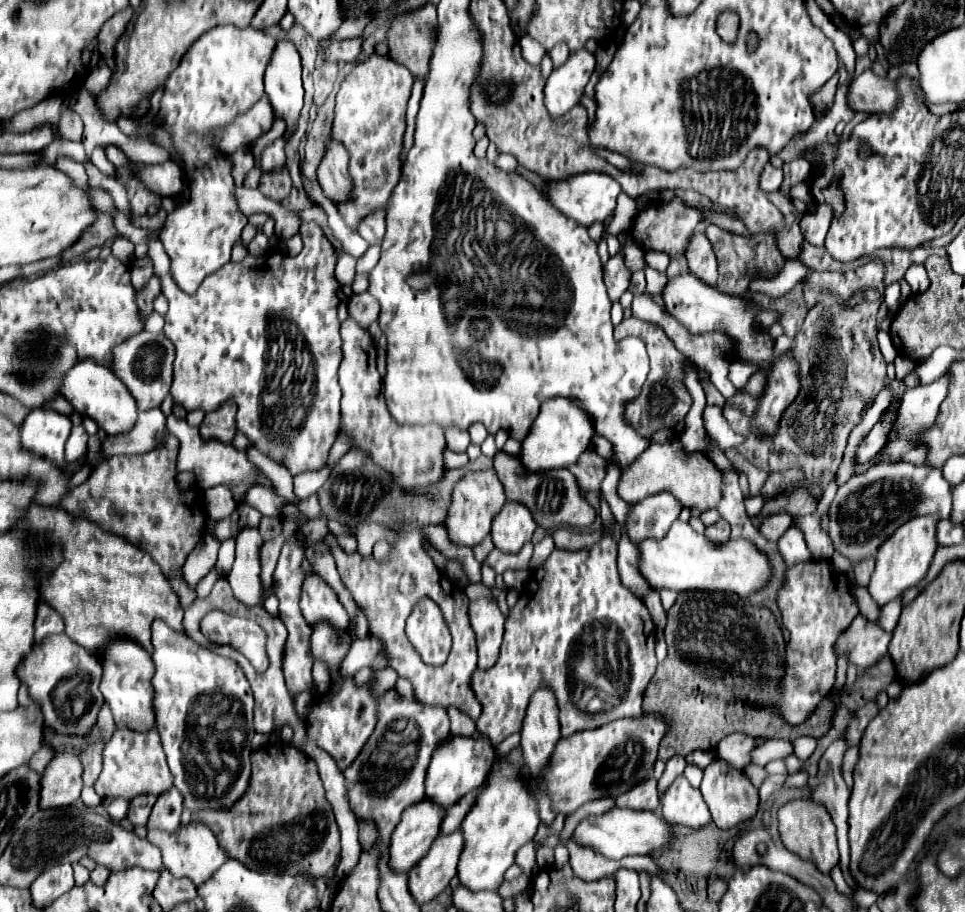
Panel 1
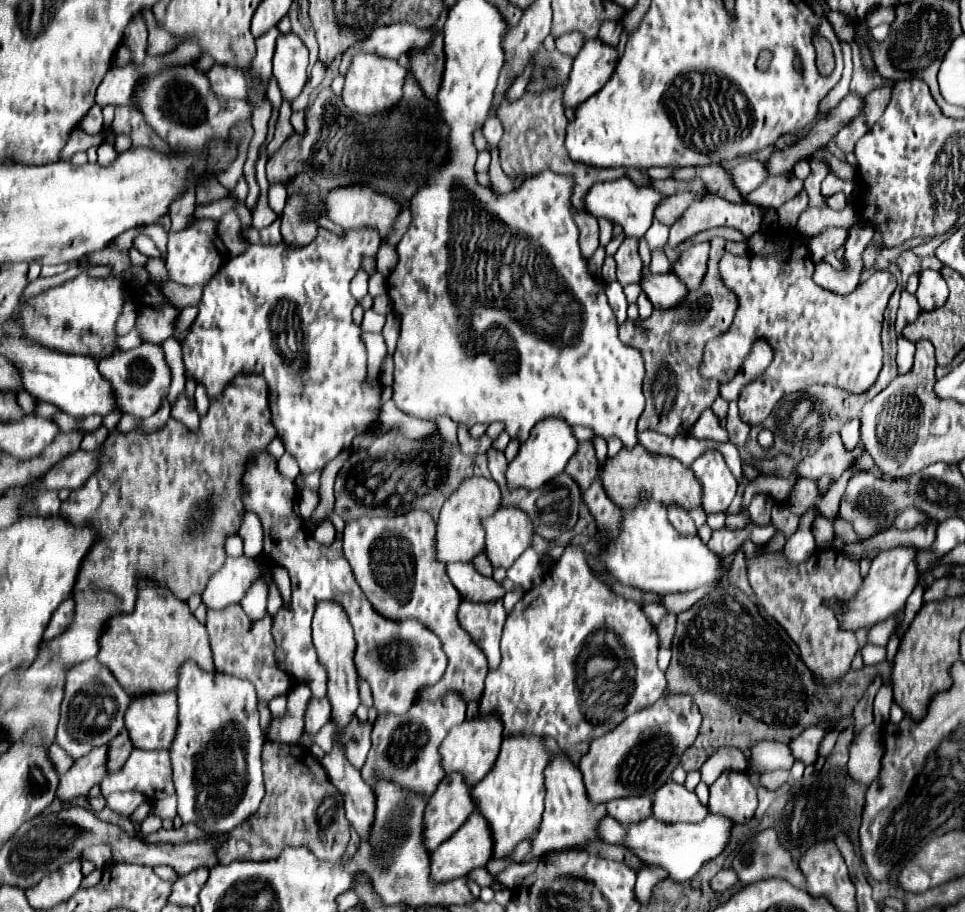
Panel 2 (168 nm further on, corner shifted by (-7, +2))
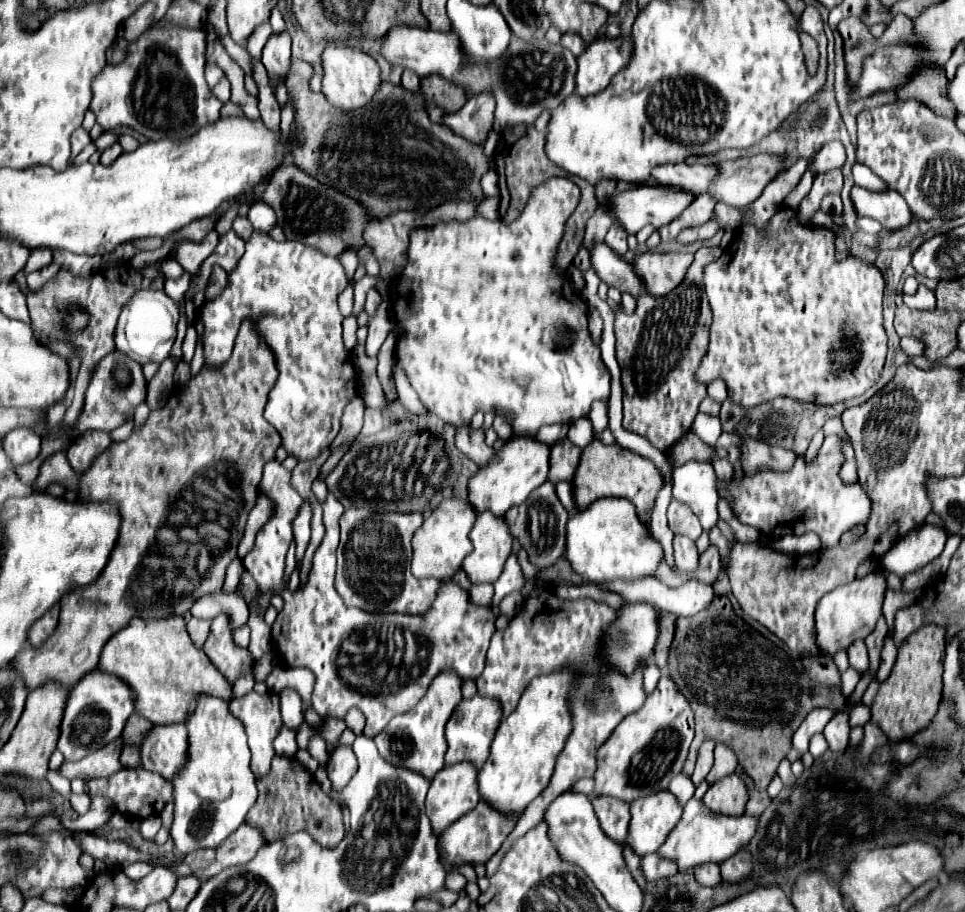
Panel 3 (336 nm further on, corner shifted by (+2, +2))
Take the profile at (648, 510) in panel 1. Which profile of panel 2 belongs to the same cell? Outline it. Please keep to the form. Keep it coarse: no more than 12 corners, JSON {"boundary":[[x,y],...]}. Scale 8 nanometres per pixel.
{"boundary":[[668,507],[670,523],[682,535],[698,533],[686,509]]}

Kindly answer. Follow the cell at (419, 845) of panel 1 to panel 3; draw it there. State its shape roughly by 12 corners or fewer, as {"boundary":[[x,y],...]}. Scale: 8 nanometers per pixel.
{"boundary":[[471,763],[443,767],[427,793],[433,833],[479,803]]}

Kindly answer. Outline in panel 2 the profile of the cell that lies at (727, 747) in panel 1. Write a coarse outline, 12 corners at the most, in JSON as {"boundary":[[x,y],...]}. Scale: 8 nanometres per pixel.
{"boundary":[[760,741],[752,751],[764,771],[792,769],[788,745]]}

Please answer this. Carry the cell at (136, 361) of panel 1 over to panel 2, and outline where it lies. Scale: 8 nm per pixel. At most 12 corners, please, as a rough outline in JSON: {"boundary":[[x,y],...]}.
{"boundary":[[162,347],[106,355],[100,375],[122,413],[146,419],[168,395]]}

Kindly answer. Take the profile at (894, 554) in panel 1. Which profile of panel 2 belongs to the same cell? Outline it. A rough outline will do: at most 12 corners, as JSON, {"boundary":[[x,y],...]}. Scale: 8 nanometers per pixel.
{"boundary":[[912,547],[880,551],[860,591],[832,599],[840,627],[872,629],[918,581]]}

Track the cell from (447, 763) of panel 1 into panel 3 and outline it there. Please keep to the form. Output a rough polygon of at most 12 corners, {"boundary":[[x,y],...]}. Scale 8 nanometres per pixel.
{"boundary":[[463,699],[445,725],[445,765],[481,769],[501,721],[495,699]]}

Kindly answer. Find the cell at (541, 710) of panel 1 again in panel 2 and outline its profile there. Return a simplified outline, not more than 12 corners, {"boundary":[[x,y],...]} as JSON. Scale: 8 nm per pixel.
{"boundary":[[562,753],[546,775],[540,833],[522,863],[602,841],[606,807]]}

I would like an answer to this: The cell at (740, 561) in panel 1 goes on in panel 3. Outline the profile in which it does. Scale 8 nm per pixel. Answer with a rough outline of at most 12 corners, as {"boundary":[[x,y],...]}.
{"boundary":[[629,499],[569,519],[565,557],[585,581],[653,577],[665,551]]}

